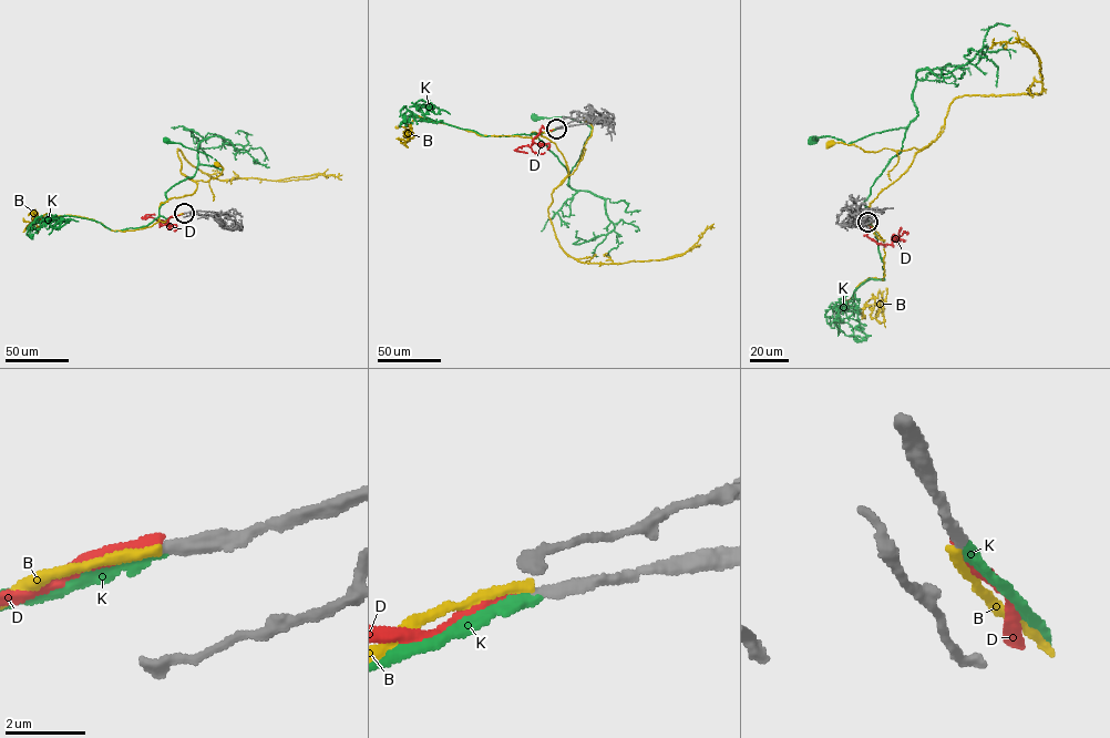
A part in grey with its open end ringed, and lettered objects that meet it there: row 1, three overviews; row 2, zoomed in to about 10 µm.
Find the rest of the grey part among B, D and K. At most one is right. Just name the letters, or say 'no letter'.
K

